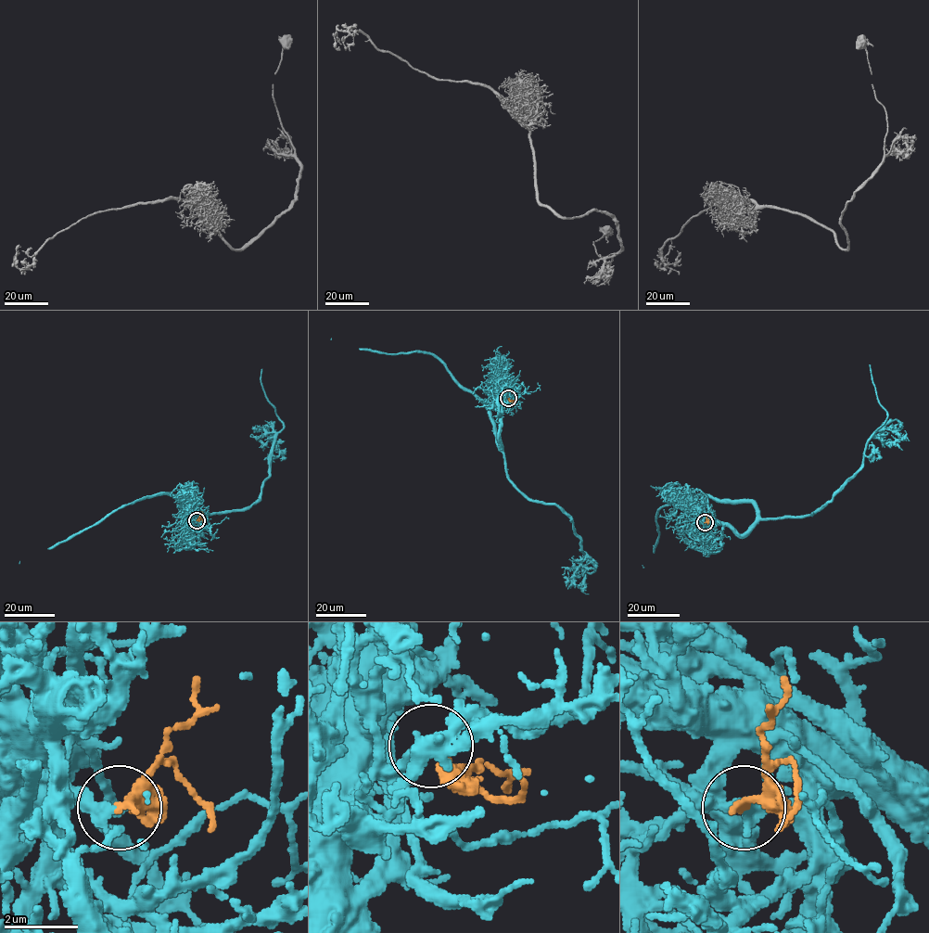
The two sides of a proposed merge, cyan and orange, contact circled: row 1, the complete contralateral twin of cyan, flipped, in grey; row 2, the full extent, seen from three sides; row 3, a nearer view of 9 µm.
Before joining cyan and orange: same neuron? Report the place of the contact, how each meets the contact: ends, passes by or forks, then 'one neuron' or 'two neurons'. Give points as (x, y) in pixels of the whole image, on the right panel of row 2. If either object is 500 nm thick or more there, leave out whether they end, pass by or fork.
at (705, 522); cyan ends there; orange ends there; one neuron

